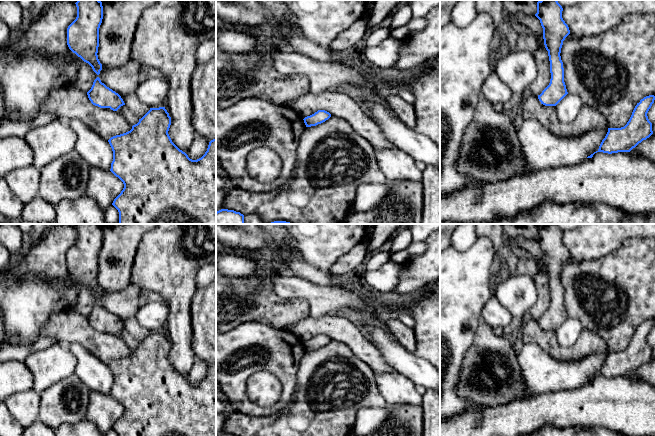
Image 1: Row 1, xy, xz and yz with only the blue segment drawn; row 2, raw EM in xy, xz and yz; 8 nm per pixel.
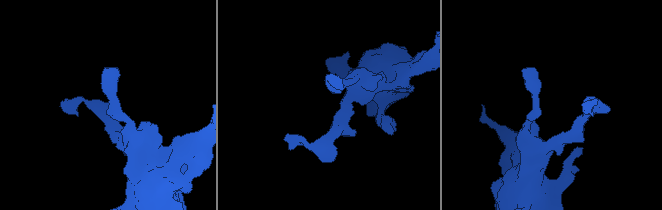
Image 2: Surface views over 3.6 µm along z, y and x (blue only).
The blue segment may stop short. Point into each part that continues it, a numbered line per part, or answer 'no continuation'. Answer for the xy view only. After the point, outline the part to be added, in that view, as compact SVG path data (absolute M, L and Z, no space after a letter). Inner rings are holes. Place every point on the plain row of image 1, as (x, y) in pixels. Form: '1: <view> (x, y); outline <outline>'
no continuation

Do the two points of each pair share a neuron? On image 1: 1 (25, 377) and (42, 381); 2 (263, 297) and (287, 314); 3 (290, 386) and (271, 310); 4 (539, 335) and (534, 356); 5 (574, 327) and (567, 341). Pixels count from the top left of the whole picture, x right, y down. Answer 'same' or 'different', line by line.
1: different
2: same
3: different
4: different
5: same

